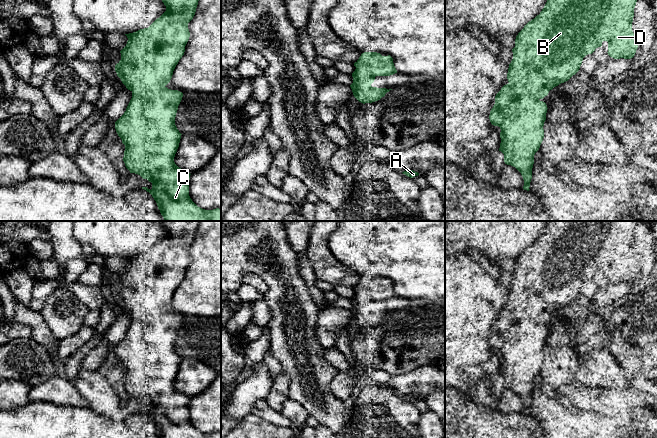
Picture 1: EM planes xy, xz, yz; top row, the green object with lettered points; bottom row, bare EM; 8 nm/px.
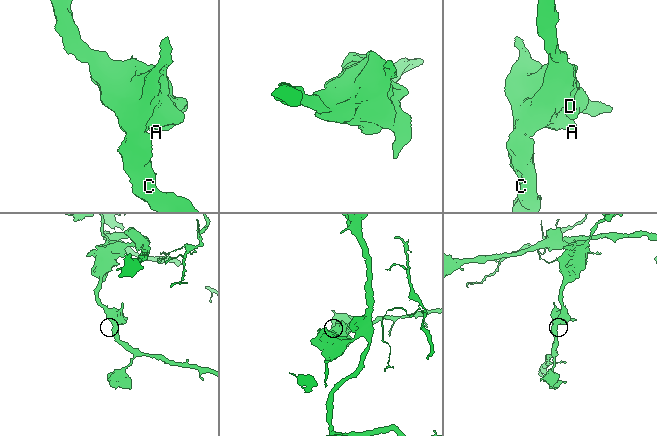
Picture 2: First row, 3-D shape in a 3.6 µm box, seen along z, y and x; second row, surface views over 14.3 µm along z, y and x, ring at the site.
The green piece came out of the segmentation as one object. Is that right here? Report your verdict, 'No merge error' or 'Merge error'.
No merge error

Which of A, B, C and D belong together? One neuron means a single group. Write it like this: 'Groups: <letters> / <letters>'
Groups: A B C D

